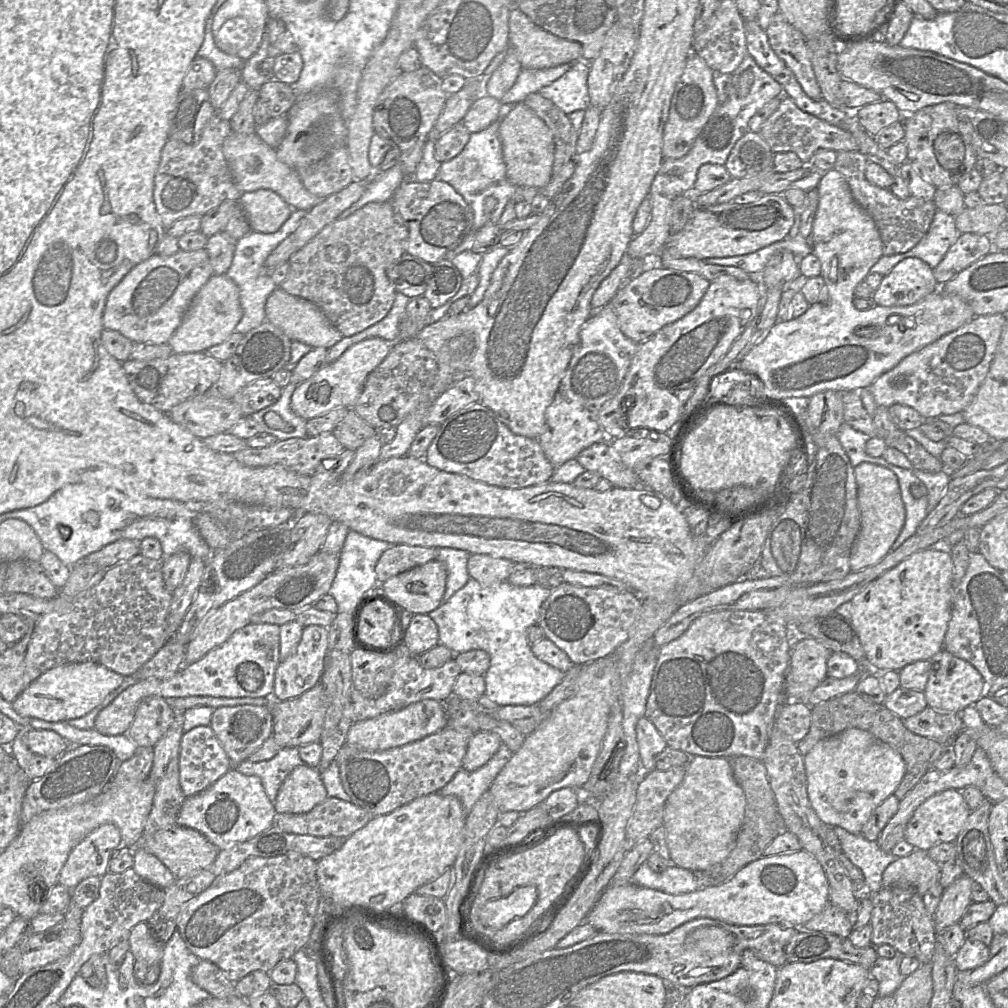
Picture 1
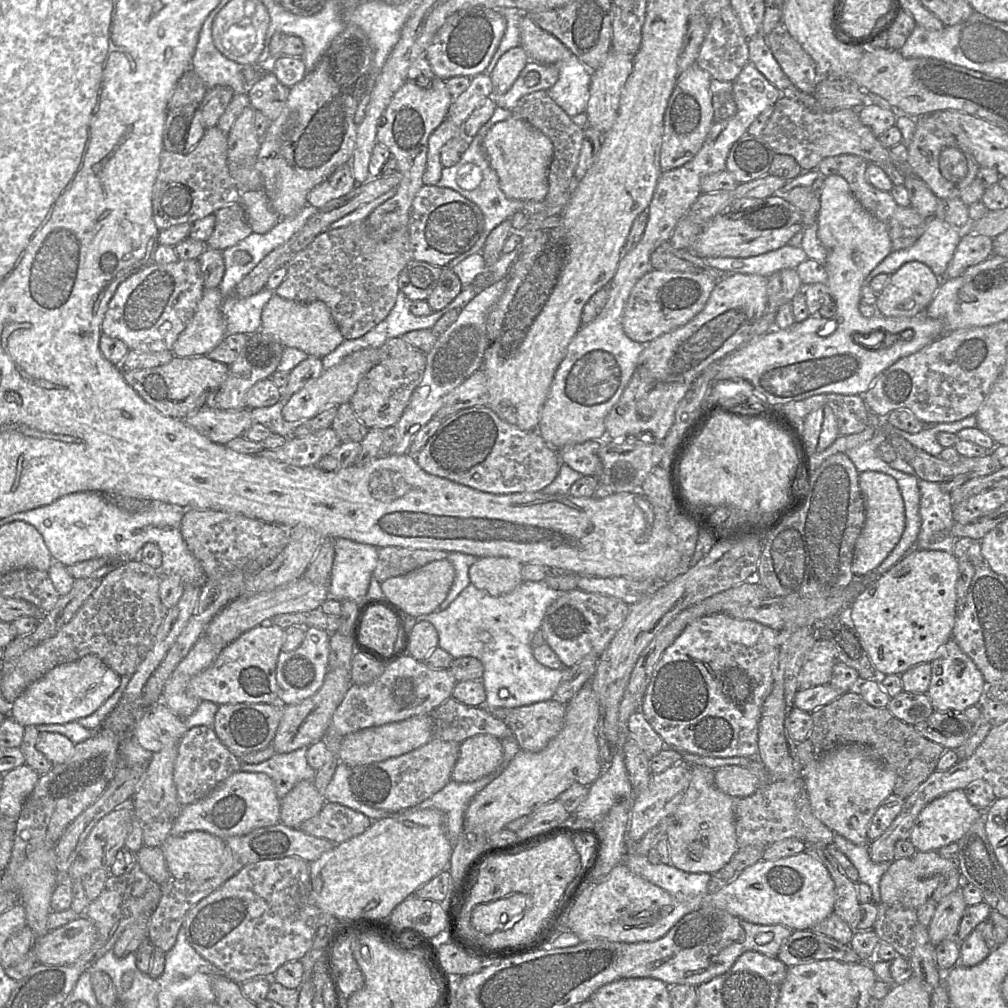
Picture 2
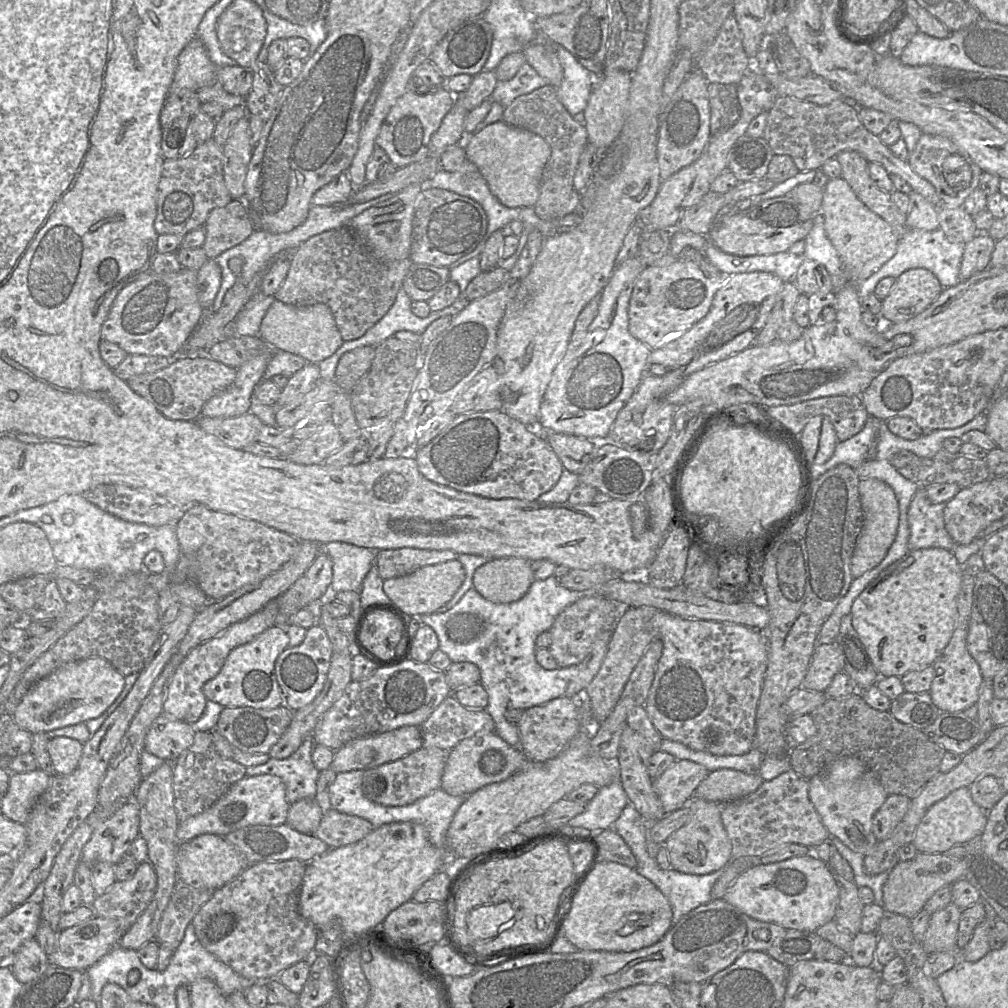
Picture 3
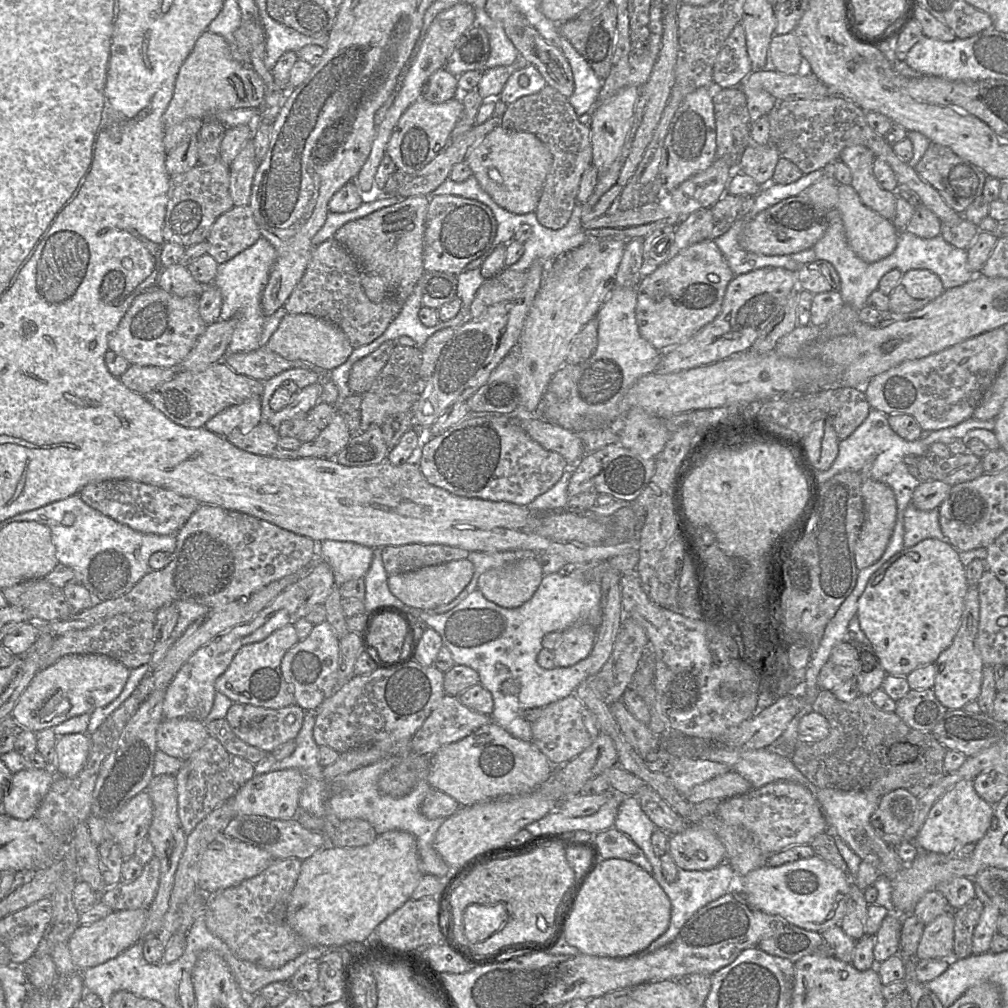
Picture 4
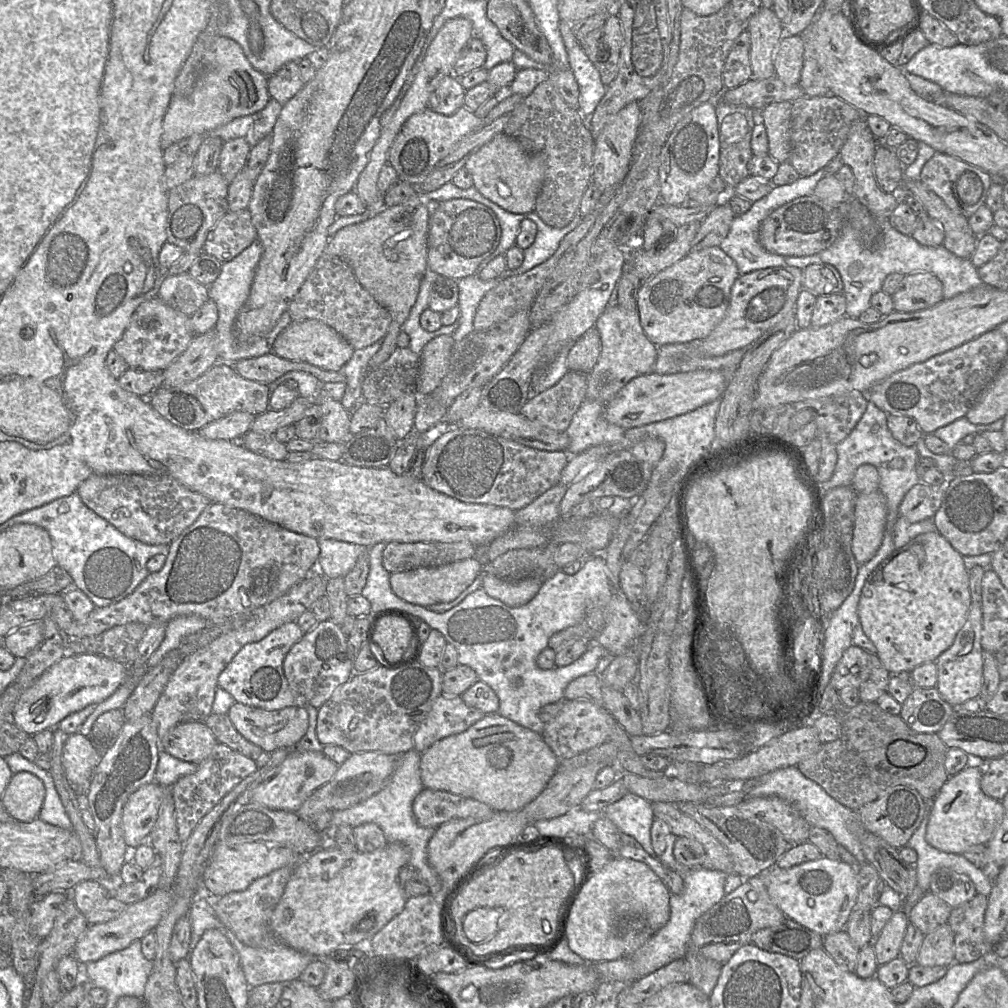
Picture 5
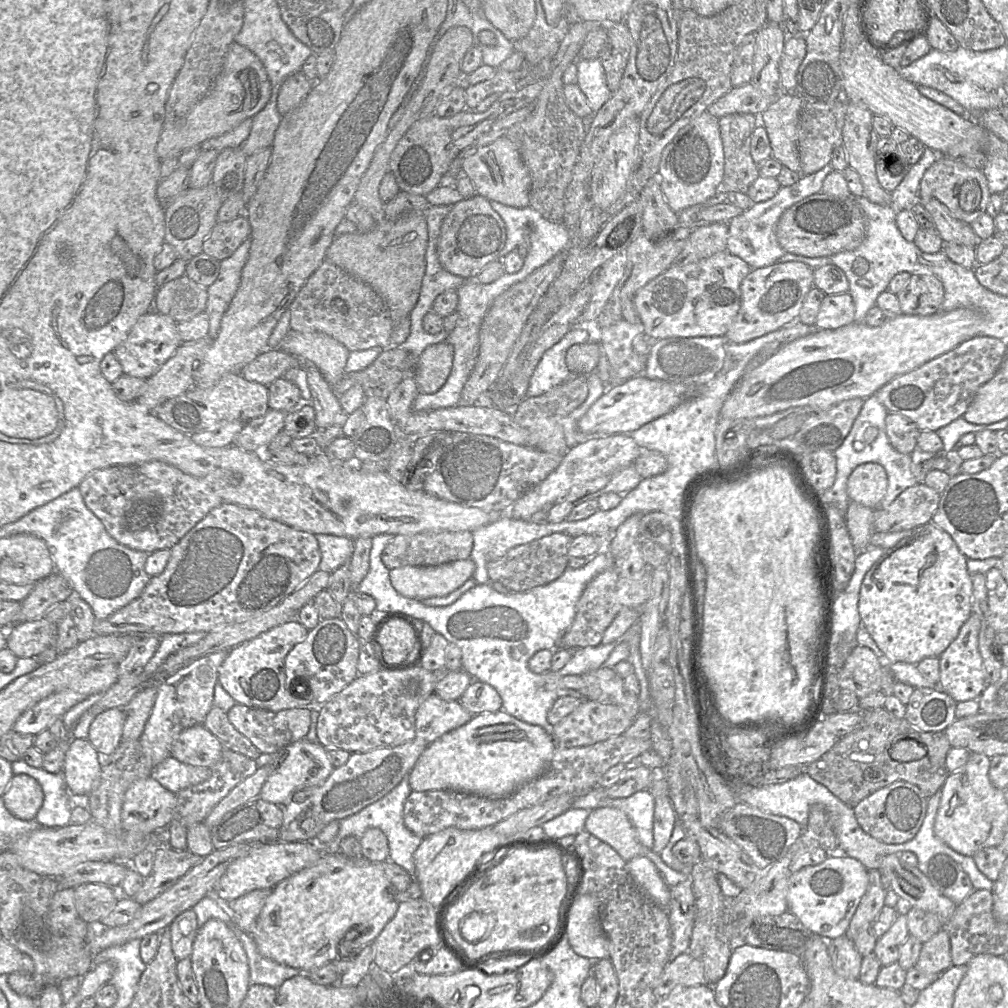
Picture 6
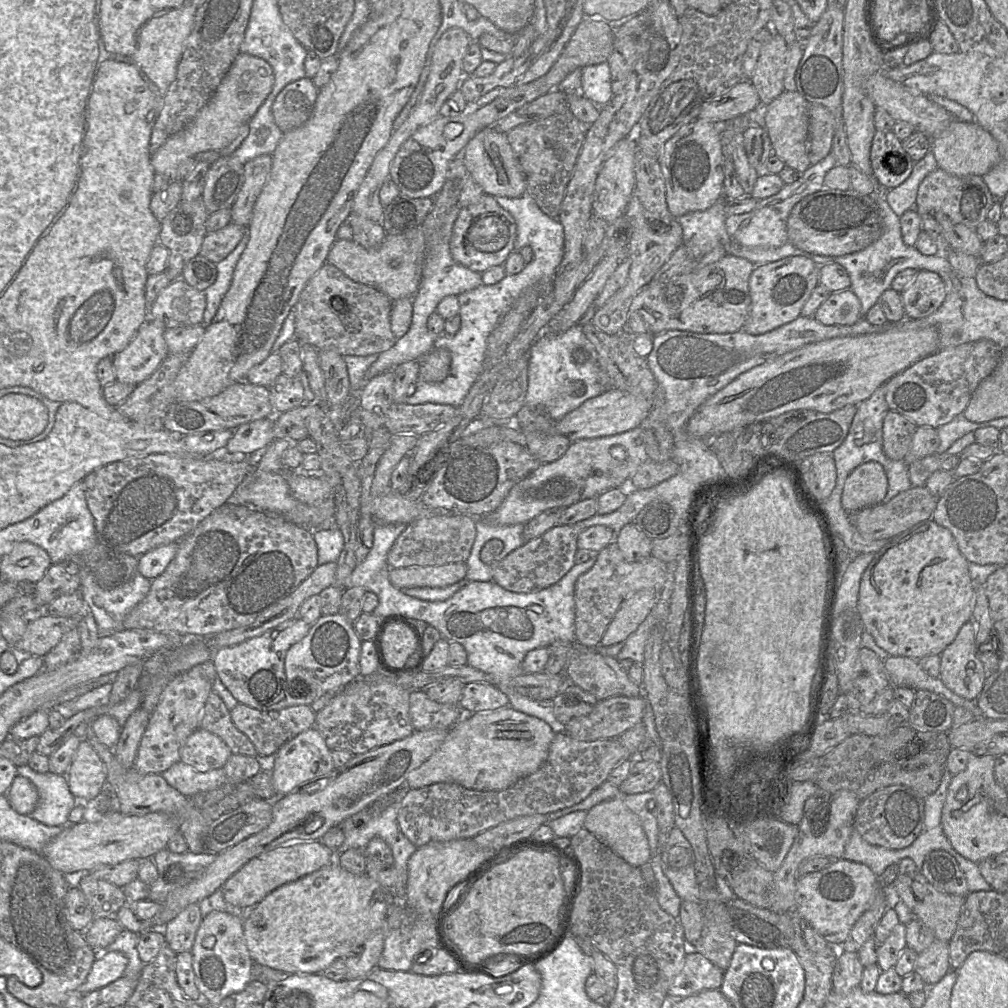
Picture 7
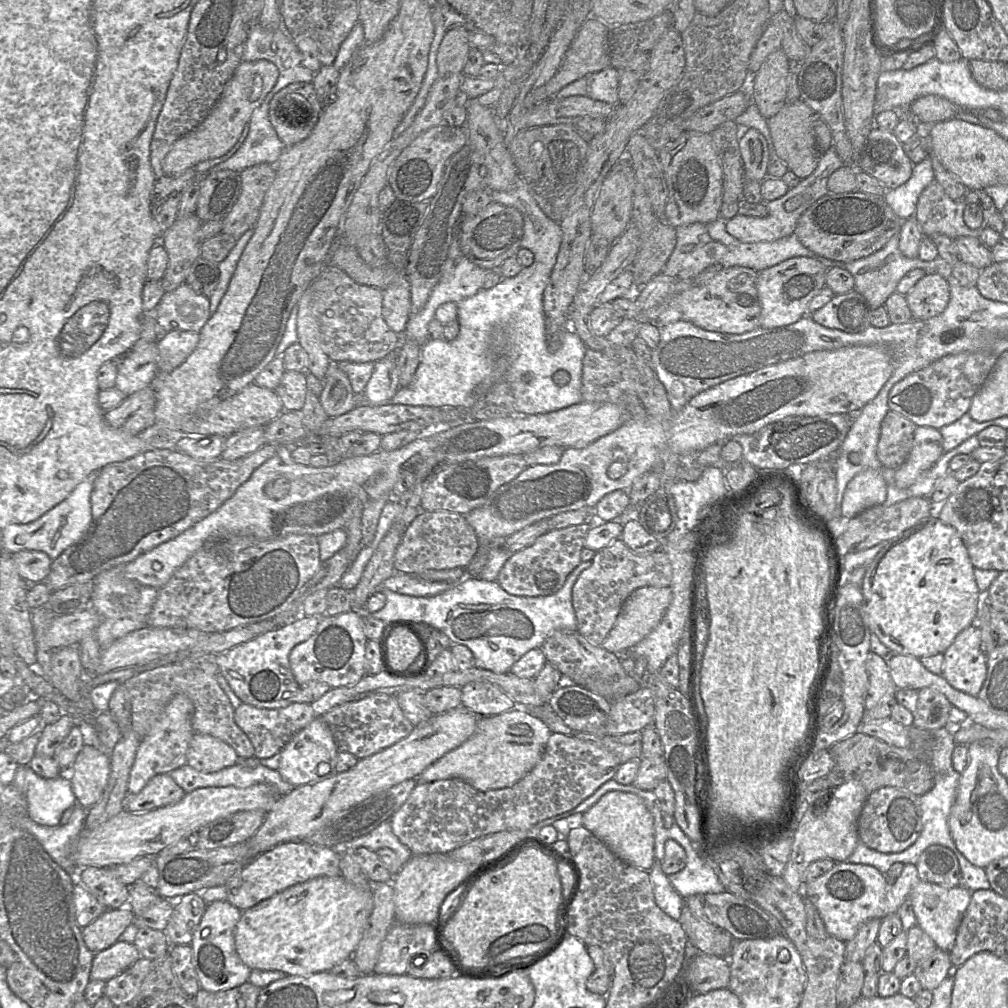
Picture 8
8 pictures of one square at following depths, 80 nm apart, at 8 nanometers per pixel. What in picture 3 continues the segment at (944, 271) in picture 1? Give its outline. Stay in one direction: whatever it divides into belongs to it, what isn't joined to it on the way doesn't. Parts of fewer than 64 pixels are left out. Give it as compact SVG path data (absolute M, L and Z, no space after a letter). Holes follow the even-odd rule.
M978 232L965 244L960 264L961 282L990 266L996 241L987 232Z

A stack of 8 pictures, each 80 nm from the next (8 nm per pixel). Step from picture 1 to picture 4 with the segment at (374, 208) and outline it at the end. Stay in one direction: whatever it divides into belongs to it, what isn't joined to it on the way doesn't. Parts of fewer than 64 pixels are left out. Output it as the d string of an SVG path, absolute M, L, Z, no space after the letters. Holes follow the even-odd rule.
M332 237L313 246L306 270L282 308L287 314L311 314L331 321L343 331L354 349L367 345L379 337L399 313L400 304L391 296L379 303L371 301L361 285L358 262L340 242Z

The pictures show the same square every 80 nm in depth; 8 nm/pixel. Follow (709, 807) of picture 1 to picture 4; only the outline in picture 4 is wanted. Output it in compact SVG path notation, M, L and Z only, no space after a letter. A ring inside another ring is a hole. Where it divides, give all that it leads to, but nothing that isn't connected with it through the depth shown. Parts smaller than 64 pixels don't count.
M695 823L670 835L667 853L676 866L683 870L710 870L727 862L726 850L719 838Z

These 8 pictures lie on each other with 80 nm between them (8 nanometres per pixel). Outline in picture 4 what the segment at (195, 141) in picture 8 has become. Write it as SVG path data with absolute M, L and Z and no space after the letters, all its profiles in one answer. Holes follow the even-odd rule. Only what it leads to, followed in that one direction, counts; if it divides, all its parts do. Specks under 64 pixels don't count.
M204 31L176 77L172 98L162 116L165 128L187 119L205 120L217 112L237 108L259 109L264 99L264 84L259 75L235 58L229 43L221 35Z

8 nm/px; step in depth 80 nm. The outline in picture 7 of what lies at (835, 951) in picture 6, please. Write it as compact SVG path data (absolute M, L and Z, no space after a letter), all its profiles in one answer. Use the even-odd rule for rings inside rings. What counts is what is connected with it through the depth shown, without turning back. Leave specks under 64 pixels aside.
M843 951L836 962L832 976L833 991L846 995L860 986L864 966L856 952Z

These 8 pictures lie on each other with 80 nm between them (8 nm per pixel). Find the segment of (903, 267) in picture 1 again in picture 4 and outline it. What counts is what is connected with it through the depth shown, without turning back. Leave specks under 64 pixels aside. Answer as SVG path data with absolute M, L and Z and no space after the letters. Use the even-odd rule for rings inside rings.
M928 269L903 273L898 285L889 294L889 311L906 314L922 309L944 292L938 275Z

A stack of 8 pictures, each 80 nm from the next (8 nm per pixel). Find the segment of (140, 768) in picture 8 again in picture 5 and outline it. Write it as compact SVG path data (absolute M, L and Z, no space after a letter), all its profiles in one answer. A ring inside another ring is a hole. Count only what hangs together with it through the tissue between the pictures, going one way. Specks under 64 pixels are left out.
M315 568L306 578L295 584L288 592L280 596L279 598L271 601L258 609L253 614L241 621L239 626L235 626L232 630L223 633L218 636L207 645L200 647L197 650L193 650L192 653L187 655L182 662L178 665L175 671L170 676L165 688L156 701L156 705L151 711L151 717L156 725L157 736L160 739L163 738L167 732L176 724L188 721L200 721L204 722L205 719L212 713L212 704L214 701L215 690L218 687L217 680L220 673L232 660L235 654L246 644L257 642L267 636L271 631L280 627L287 622L295 622L297 618L307 610L310 610L313 603L321 596L326 594L327 581L318 568Z

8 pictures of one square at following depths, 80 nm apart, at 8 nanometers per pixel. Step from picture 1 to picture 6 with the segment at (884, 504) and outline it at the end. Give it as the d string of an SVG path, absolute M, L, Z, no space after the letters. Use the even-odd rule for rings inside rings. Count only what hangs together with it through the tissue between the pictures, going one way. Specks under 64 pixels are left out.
M850 501L845 519L851 542L857 551L865 550L874 533L873 520L875 509Z

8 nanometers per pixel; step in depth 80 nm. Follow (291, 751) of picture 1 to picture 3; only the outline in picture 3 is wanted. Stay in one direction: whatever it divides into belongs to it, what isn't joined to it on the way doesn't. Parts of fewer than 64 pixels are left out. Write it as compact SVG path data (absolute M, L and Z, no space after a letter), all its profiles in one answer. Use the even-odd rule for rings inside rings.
M309 735L288 758L270 757L264 764L246 767L246 776L270 774L279 777L285 784L286 800L289 804L304 798L313 799L320 773L312 761L314 746L312 735Z

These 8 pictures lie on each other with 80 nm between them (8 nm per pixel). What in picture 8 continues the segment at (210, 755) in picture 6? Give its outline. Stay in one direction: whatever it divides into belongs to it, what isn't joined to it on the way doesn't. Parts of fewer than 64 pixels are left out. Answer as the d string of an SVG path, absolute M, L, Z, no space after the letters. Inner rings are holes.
M194 733L186 751L186 764L206 773L216 772L238 763L236 752L211 735Z

